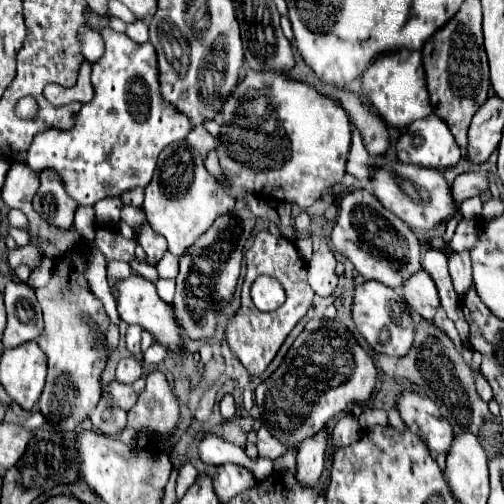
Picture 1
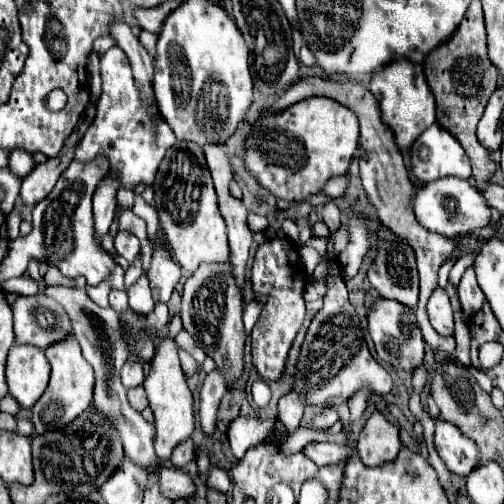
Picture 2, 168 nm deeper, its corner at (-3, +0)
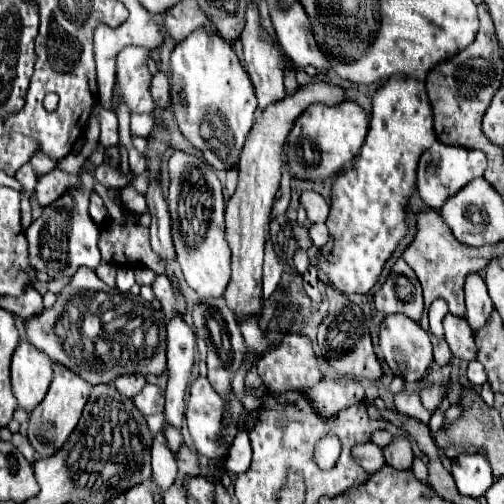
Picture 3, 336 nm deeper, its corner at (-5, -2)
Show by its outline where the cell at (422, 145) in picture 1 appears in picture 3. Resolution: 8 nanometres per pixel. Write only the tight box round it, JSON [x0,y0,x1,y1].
[417,140,487,210]

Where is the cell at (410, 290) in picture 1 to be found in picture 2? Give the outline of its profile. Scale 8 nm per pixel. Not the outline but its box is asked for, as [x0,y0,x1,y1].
[427,288,455,336]

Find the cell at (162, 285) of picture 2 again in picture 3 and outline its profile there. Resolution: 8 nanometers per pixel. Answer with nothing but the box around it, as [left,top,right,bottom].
[151,274,185,320]

